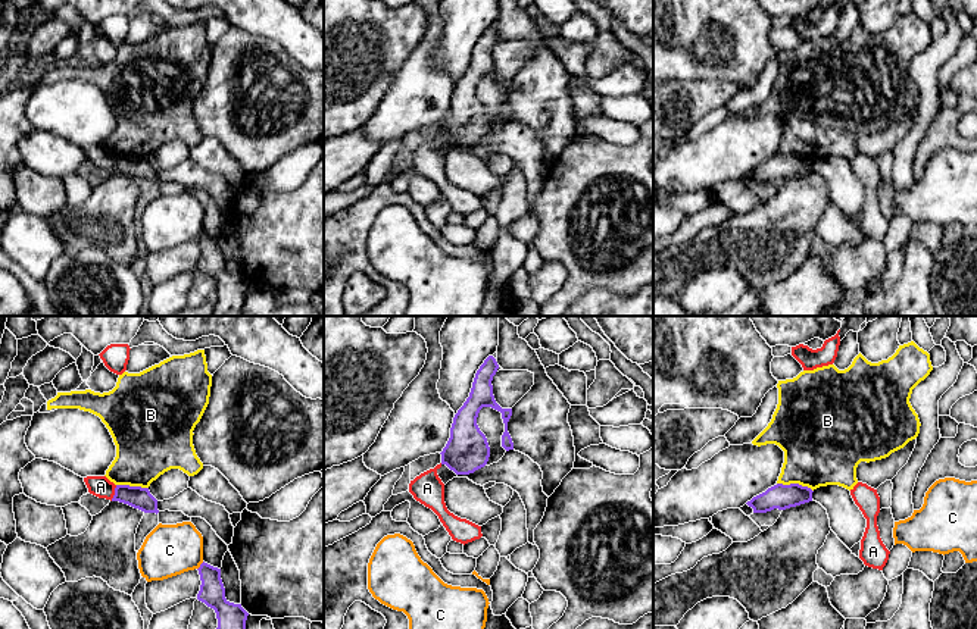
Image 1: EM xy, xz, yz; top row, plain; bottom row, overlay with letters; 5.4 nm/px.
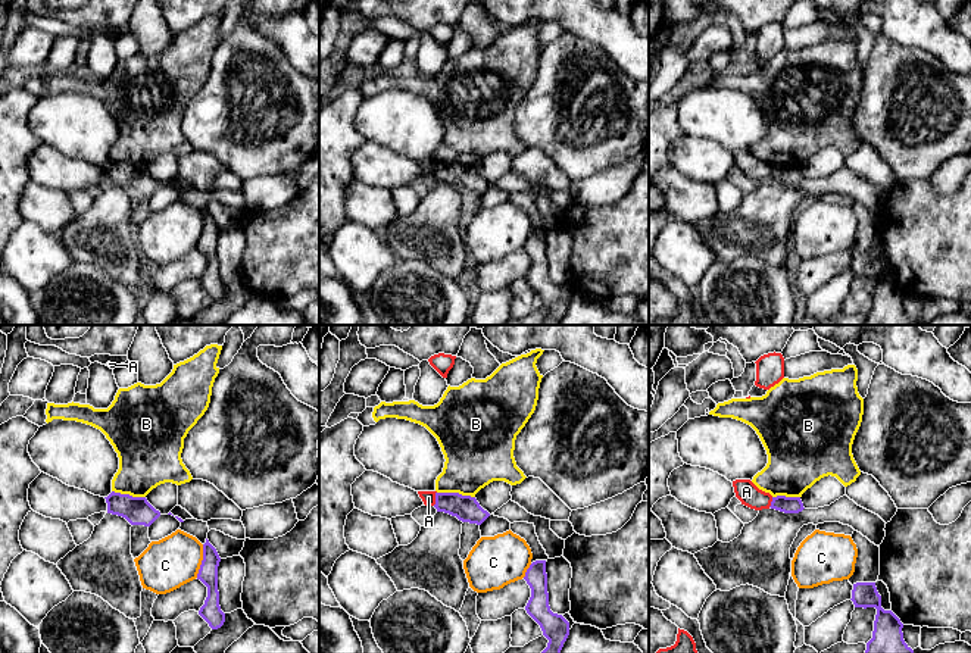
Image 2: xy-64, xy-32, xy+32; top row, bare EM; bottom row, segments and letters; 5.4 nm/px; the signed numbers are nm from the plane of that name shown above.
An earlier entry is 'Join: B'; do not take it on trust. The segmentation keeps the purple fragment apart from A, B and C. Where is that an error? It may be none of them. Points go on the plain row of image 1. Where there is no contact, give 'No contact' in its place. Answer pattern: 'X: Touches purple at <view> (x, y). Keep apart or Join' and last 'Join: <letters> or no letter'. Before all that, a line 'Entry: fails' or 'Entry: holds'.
Entry: fails
A: Touches purple at xy (115, 163). Keep apart
B: Touches purple at yz (795, 155). Keep apart
C: Touches purple at xy (200, 237). Keep apart
Join: no letter

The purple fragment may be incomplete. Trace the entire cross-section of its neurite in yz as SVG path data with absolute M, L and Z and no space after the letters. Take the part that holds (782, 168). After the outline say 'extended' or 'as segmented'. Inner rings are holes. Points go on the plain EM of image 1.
M777 154L746 175L753 179L753 184L767 184L774 179L786 181L812 172L812 163L811 159L799 154Z; as segmented

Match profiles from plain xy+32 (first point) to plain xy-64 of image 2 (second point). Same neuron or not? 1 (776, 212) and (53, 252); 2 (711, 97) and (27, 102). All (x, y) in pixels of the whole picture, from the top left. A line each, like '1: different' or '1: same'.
1: different
2: different

